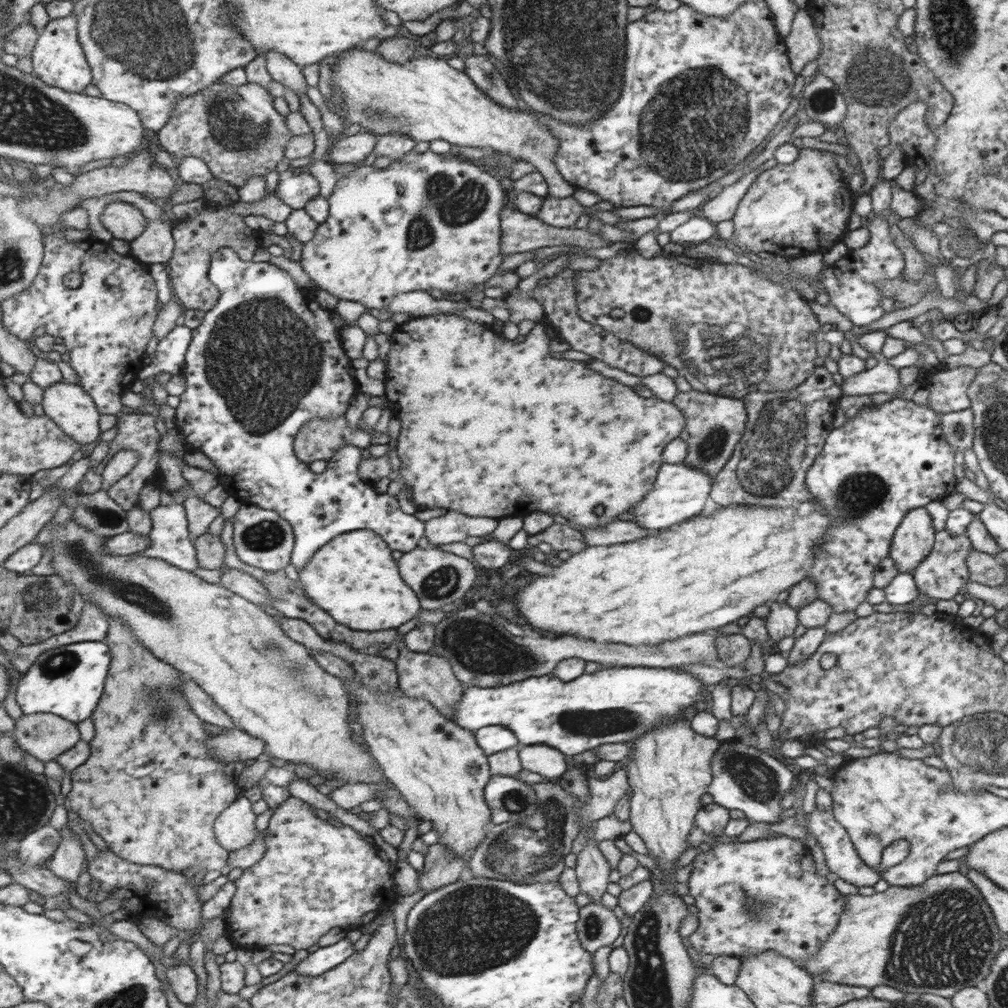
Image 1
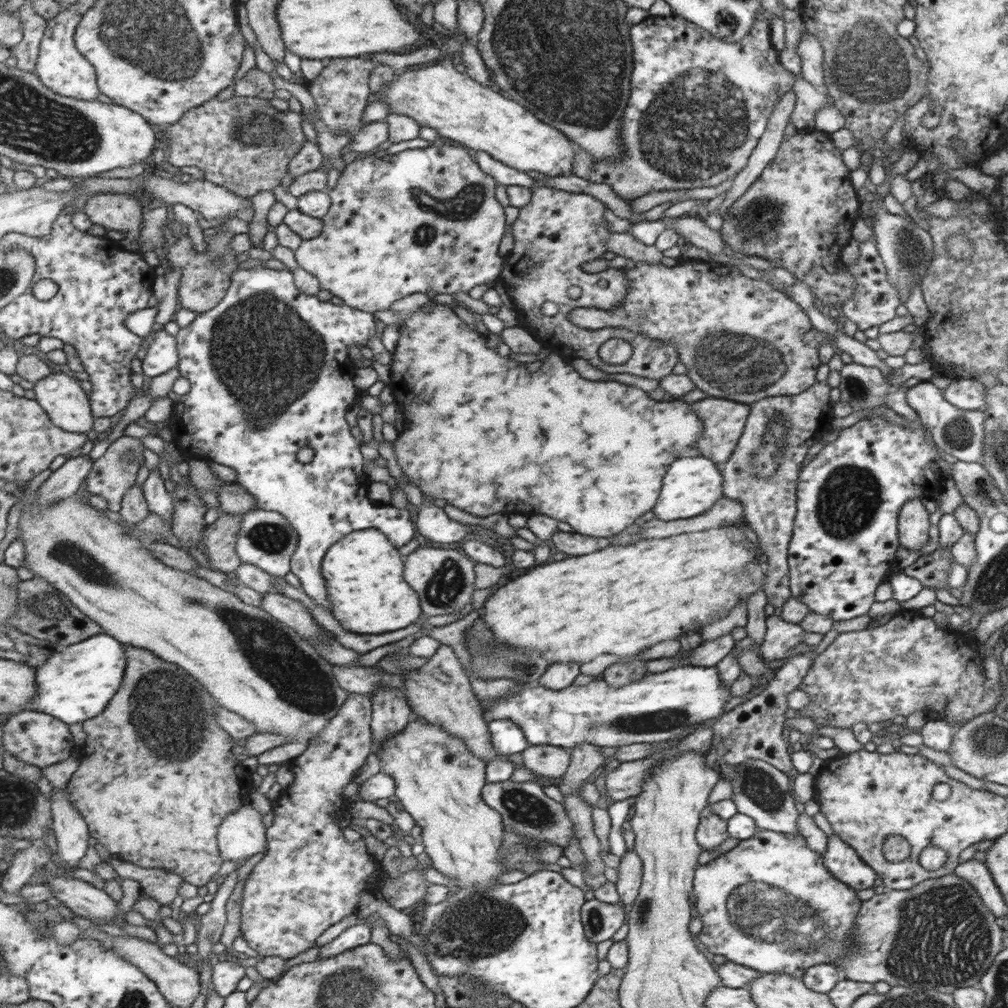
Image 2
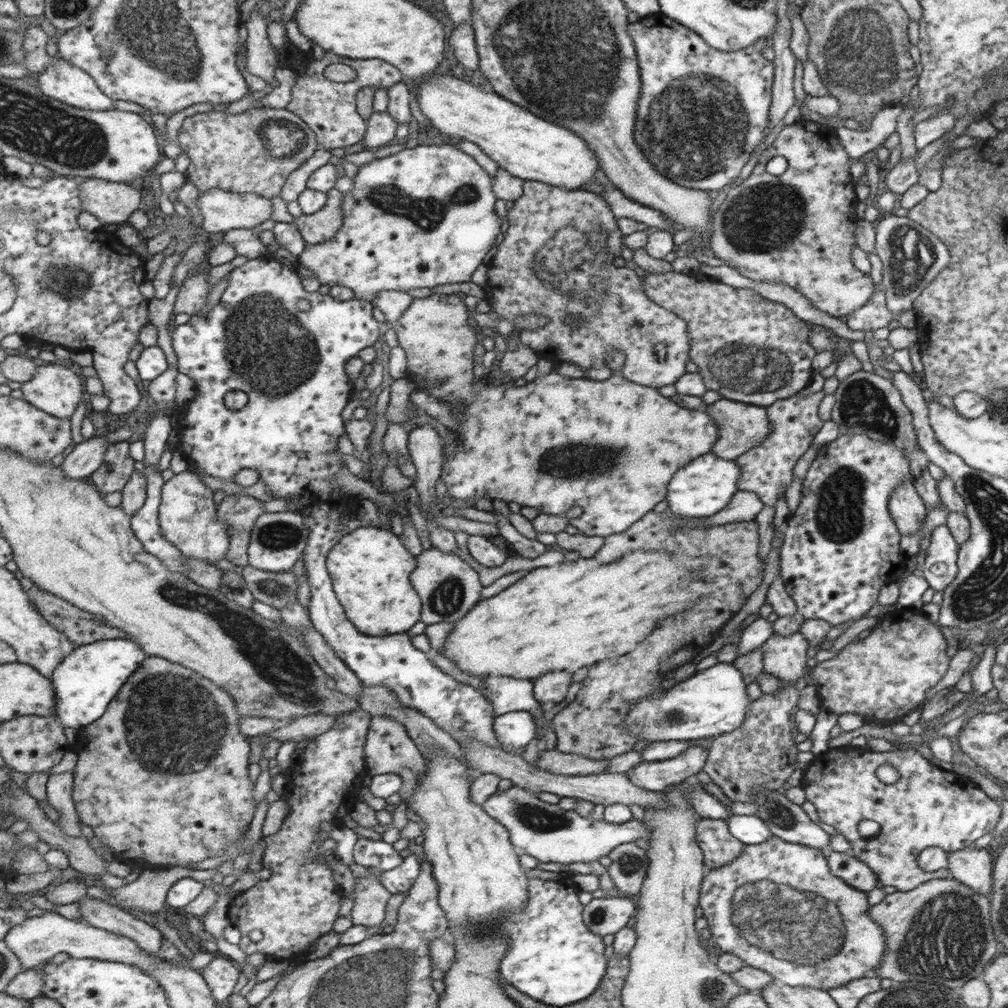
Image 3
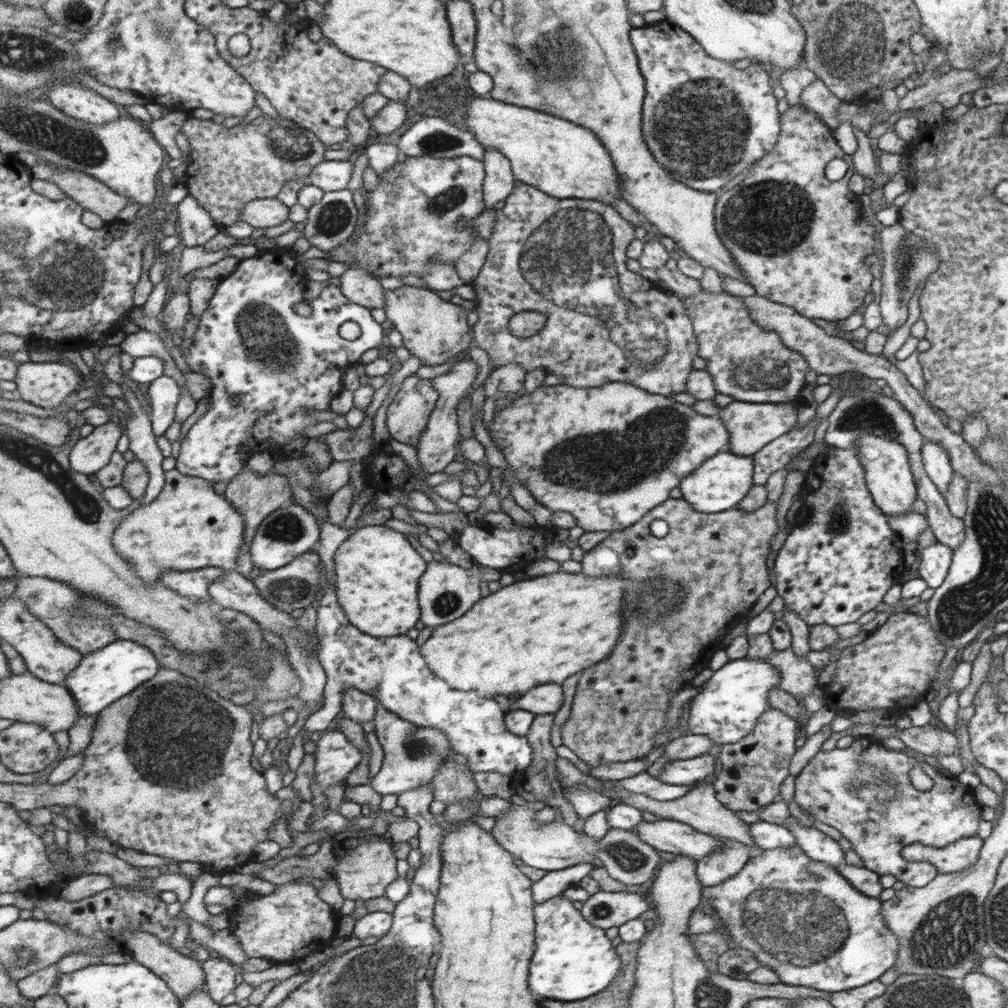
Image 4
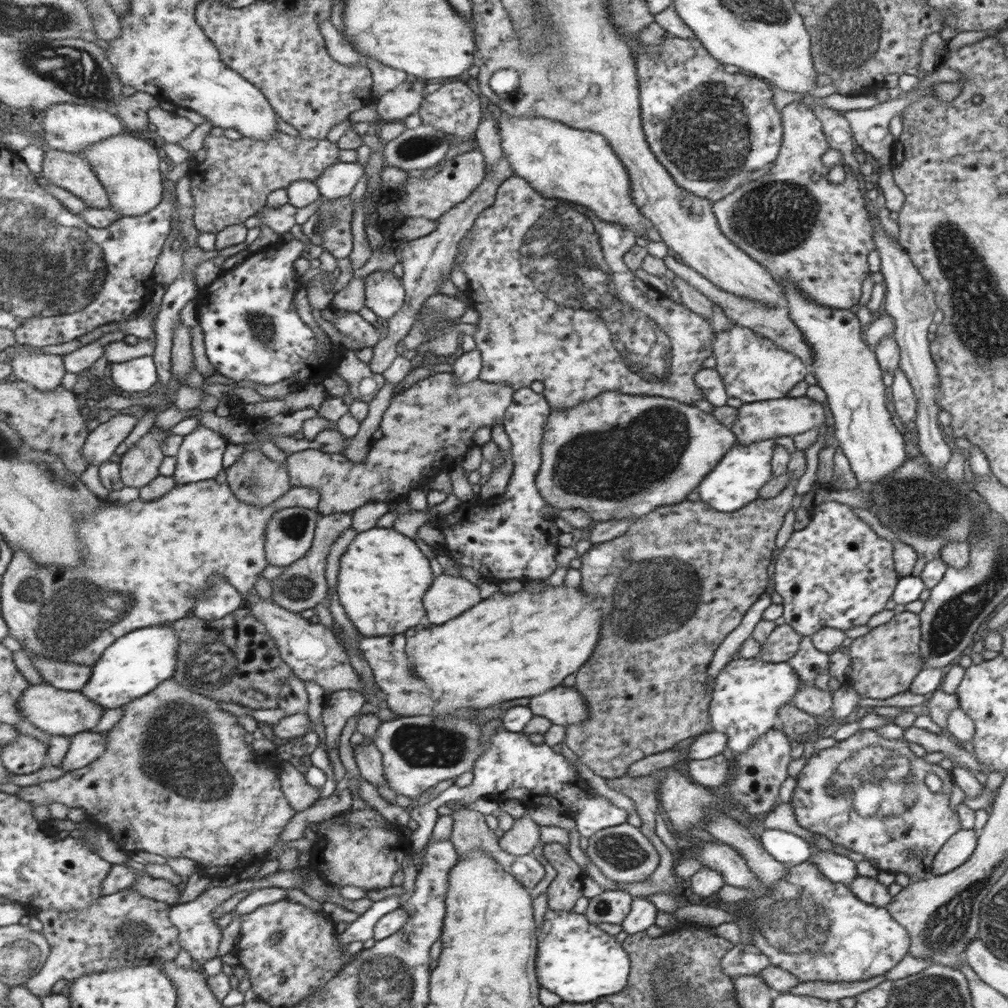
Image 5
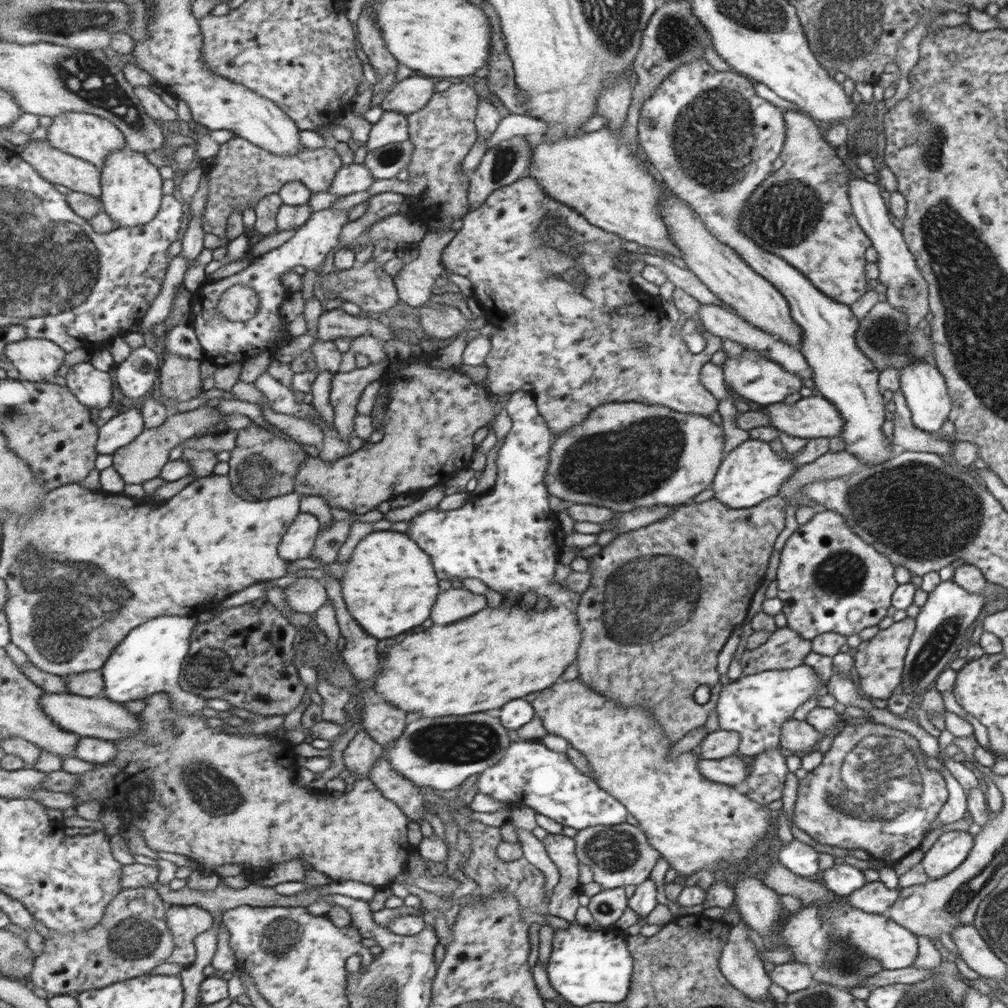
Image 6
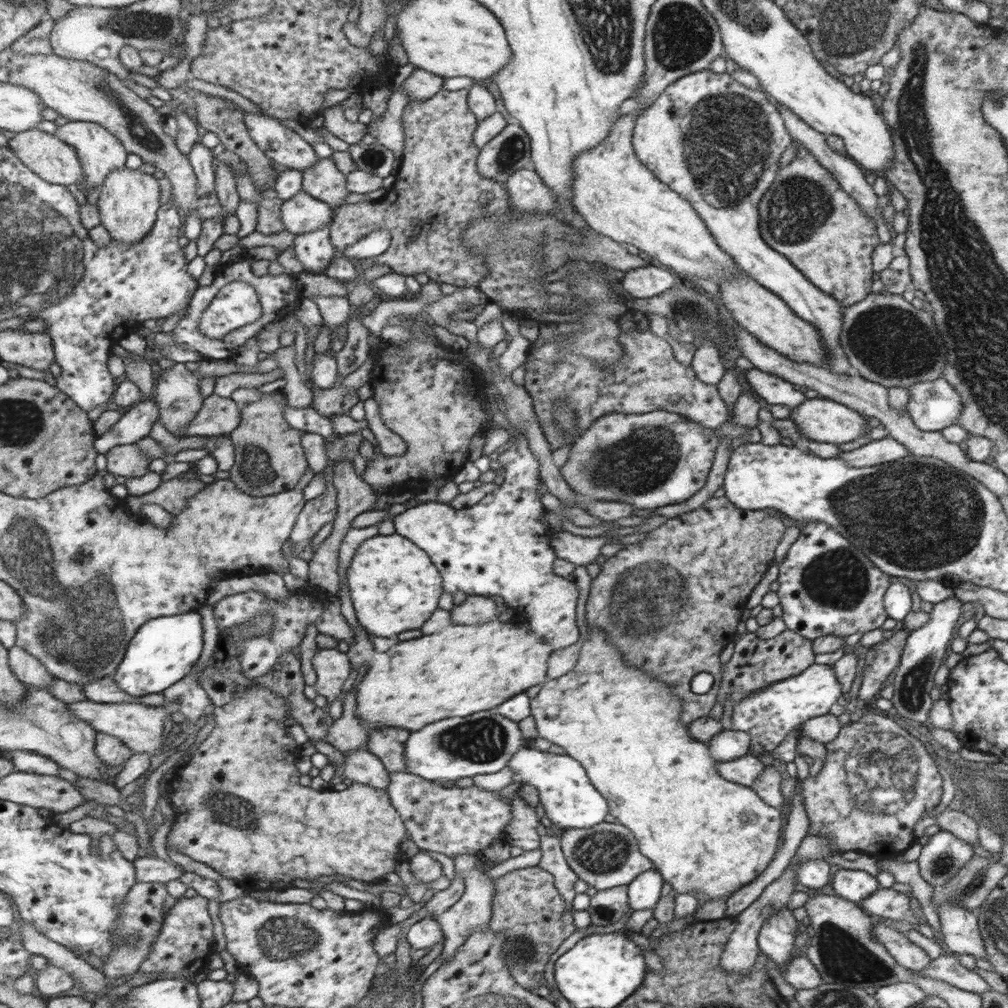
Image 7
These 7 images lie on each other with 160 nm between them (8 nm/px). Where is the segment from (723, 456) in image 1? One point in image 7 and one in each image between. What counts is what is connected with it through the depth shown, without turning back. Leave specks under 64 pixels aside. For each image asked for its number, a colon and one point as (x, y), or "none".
2: (723, 420)
3: (741, 427)
4: (750, 426)
5: (782, 418)
6: (812, 416)
7: (821, 420)

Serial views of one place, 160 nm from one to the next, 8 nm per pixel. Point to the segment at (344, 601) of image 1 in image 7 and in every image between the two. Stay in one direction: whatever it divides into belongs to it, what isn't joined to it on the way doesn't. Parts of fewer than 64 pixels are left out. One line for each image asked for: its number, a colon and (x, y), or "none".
2: (363, 570)
3: (370, 567)
4: (377, 570)
5: (383, 576)
6: (390, 587)
7: (395, 588)

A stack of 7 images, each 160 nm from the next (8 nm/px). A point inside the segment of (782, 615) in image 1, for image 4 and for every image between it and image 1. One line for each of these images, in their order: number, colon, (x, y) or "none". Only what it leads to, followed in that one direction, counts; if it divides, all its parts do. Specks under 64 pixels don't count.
2: (780, 638)
3: (784, 657)
4: (796, 675)

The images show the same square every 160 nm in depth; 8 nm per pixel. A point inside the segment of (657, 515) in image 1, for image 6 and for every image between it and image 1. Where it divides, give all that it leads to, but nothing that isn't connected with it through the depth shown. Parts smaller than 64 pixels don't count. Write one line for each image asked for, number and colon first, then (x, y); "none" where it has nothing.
2: (693, 484)
3: (705, 486)
4: (724, 479)
5: (737, 479)
6: (750, 473)

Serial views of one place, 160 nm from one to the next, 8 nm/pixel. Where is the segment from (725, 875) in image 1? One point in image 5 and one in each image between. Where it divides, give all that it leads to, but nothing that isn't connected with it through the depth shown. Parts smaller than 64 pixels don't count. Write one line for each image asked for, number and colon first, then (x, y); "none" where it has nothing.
2: (769, 904)
3: (776, 906)
4: (799, 917)
5: (819, 930)

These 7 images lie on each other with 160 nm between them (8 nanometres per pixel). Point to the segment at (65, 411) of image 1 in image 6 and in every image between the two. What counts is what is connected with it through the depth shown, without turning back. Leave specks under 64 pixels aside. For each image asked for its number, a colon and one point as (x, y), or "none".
2: (61, 396)
3: (56, 389)
4: (47, 385)
5: (44, 371)
6: (37, 360)

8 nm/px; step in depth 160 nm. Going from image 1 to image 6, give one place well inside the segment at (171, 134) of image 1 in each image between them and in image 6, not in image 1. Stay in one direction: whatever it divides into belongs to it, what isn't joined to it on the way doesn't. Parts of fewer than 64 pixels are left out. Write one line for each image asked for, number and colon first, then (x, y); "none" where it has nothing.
2: (242, 144)
3: (254, 152)
4: (230, 166)
5: (239, 175)
6: (243, 173)

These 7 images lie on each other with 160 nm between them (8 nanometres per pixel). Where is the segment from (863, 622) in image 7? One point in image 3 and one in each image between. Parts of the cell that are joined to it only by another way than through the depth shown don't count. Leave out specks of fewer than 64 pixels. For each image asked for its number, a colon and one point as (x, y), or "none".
3: (839, 547)
4: (837, 561)
5: (835, 572)
6: (829, 580)

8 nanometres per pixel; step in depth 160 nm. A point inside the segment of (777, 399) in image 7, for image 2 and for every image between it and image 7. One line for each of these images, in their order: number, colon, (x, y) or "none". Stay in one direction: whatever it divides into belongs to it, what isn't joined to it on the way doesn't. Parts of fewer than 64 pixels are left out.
2: (740, 339)
3: (748, 349)
4: (749, 363)
5: (751, 368)
6: (758, 378)

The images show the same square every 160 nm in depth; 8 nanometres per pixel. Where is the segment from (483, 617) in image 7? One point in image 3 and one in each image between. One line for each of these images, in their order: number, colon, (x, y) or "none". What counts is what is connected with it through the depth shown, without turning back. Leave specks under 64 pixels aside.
3: (448, 587)
4: (445, 591)
5: (447, 597)
6: (455, 603)

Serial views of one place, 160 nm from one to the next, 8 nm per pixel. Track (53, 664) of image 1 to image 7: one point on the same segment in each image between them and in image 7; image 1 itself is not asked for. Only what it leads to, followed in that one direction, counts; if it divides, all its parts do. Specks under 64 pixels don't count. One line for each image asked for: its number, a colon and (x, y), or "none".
2: (76, 685)
3: (89, 679)
4: (108, 675)
5: (135, 665)
6: (148, 661)
7: (164, 651)

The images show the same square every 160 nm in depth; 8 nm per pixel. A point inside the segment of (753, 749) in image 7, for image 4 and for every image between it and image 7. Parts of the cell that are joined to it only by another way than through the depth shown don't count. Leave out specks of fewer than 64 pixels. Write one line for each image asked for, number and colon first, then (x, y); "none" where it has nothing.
4: (730, 701)
5: (746, 694)
6: (755, 706)

